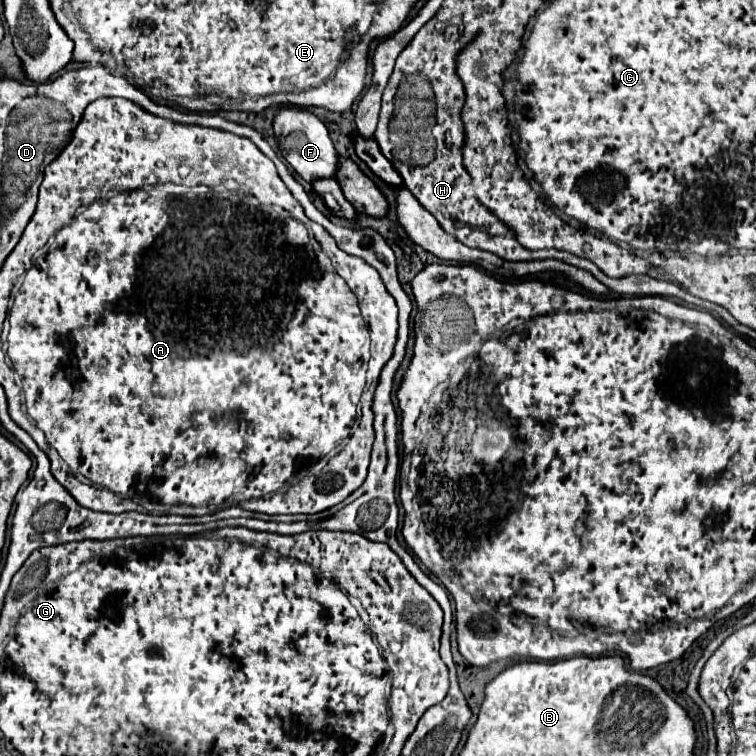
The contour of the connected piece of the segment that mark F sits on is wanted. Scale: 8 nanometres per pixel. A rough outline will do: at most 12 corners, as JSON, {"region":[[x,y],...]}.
{"region":[[280,107],[272,127],[302,179],[334,177],[338,153],[326,125]]}

